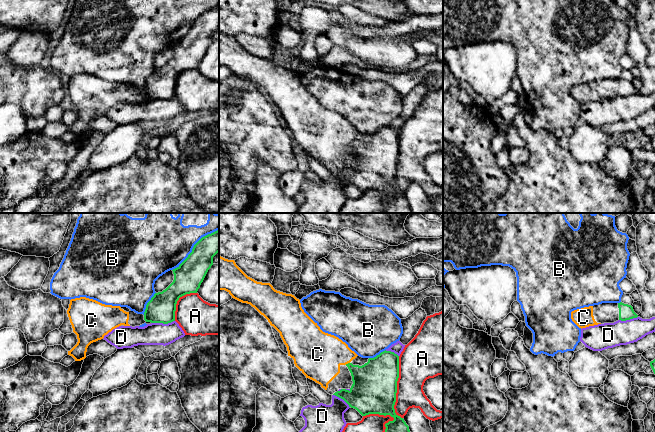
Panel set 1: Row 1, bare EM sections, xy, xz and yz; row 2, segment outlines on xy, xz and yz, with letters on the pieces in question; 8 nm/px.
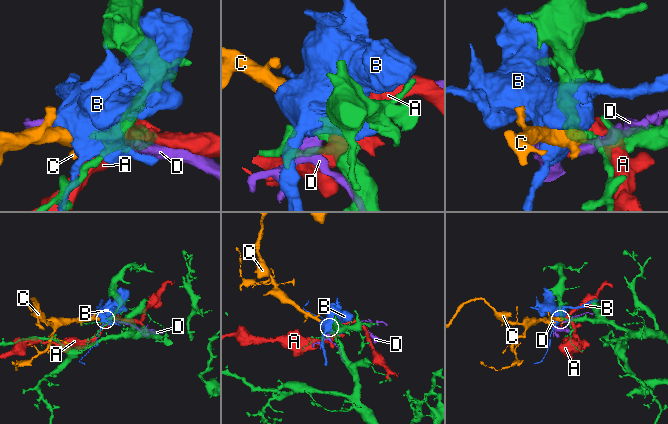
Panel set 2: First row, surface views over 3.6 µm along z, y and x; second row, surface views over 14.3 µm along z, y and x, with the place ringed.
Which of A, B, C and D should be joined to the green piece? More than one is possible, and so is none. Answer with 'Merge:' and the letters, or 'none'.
Merge: C

